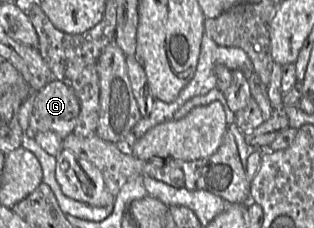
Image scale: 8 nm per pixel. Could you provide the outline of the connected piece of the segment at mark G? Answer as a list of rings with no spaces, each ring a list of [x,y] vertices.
[[[54,79],[35,93],[27,134],[34,137],[38,132],[52,131],[64,140],[73,133],[79,114],[80,102],[74,88],[64,80]]]

